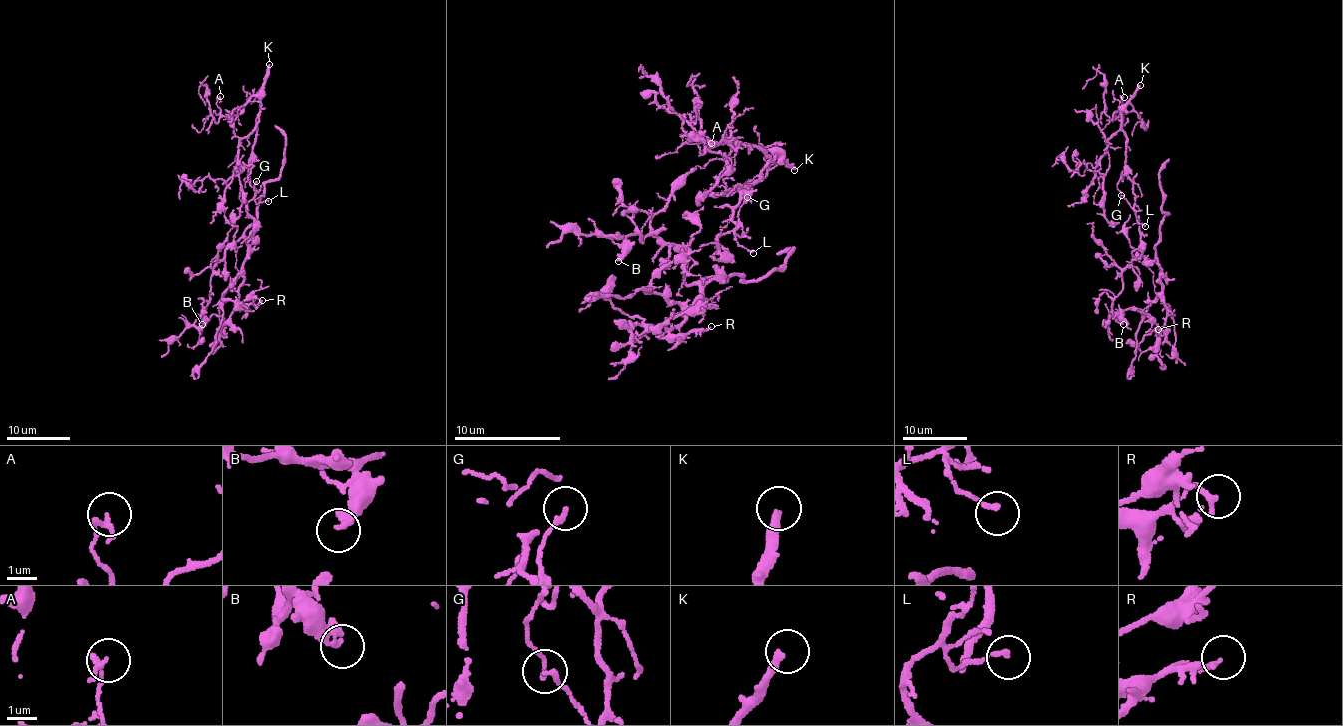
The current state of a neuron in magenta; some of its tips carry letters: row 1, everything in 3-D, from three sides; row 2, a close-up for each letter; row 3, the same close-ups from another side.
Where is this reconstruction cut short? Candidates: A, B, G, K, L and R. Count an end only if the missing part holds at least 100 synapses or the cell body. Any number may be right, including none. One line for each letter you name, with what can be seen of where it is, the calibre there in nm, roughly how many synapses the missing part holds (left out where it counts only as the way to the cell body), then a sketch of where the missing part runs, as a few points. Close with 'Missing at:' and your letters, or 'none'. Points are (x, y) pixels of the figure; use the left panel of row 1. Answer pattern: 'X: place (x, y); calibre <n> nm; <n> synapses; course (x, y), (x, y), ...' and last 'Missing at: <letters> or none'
K: place (269, 64); calibre 280 nm
Missing at: K

